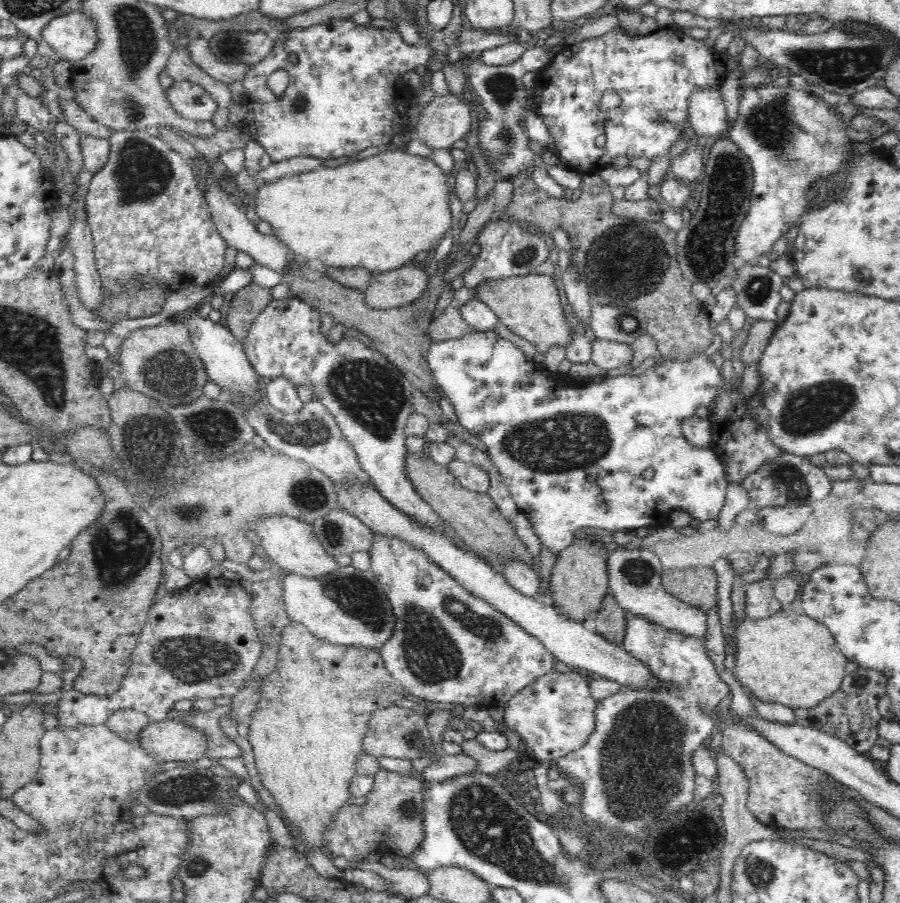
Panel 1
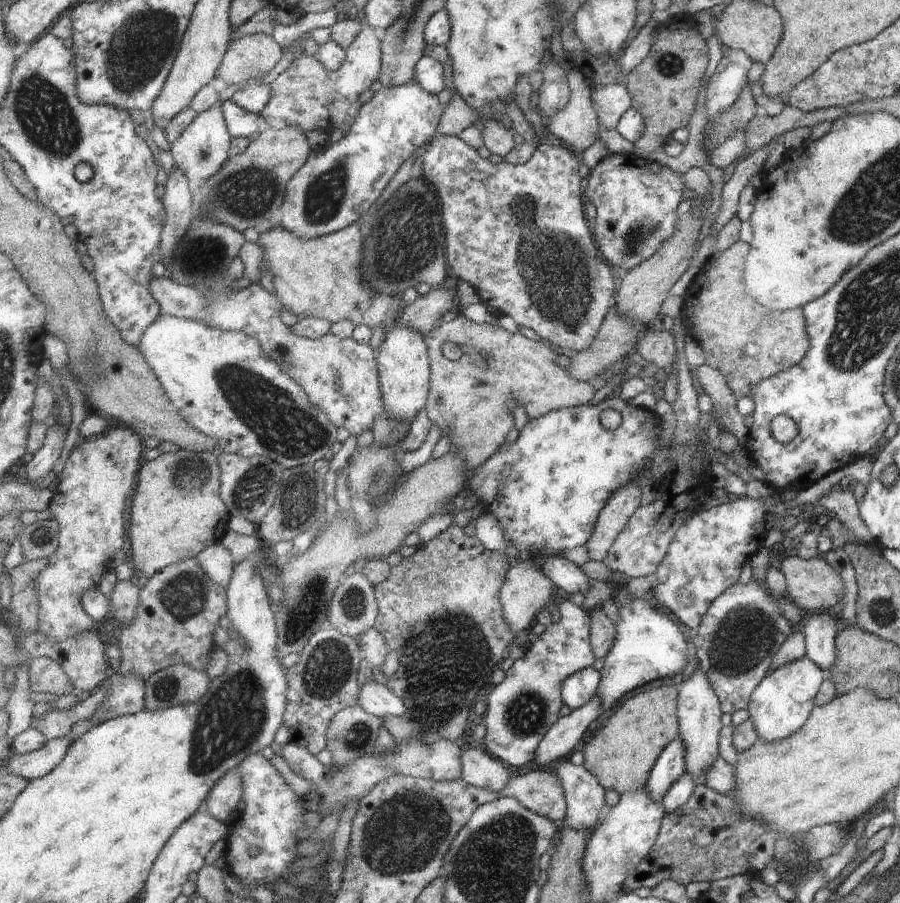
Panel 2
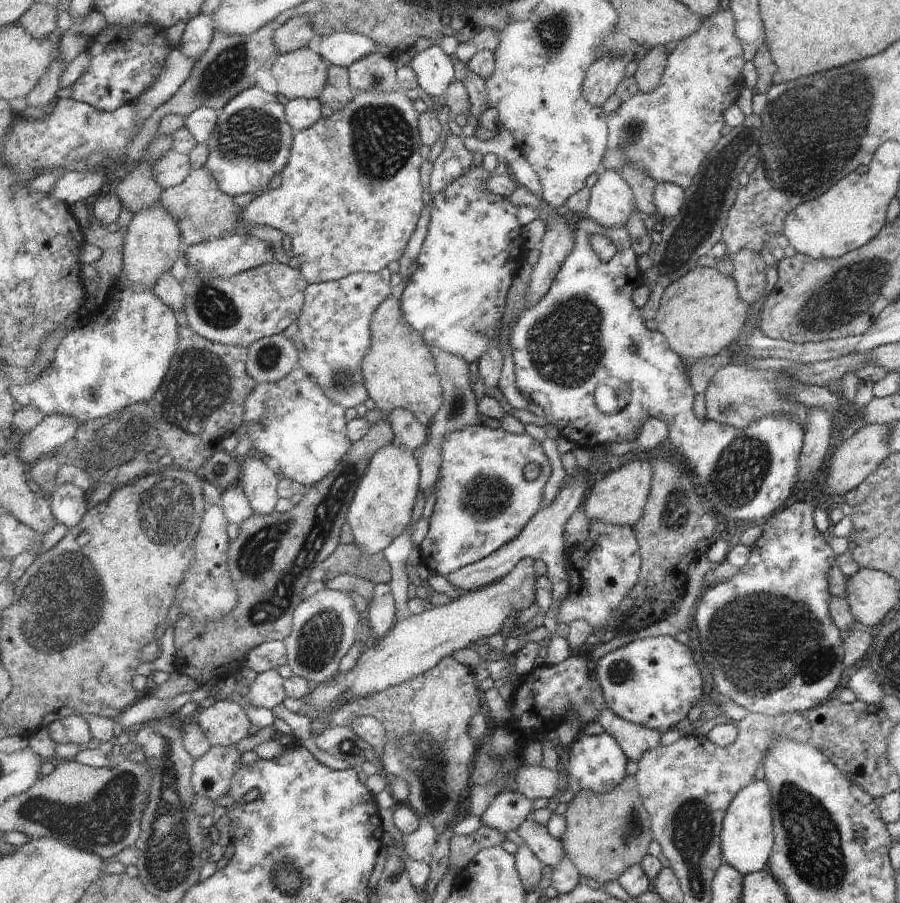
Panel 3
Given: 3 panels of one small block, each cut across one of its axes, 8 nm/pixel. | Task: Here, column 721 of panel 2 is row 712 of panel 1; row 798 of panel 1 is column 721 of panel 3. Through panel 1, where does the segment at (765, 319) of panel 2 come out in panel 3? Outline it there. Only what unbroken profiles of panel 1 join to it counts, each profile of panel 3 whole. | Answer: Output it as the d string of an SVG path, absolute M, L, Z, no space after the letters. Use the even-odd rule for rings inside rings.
M693 267L685 276L676 280L665 292L665 297L658 310L655 322L658 331L663 333L672 349L686 361L696 361L703 357L721 354L740 336L741 328L747 322L748 306L736 289L735 281L731 277L720 274L713 267Z

